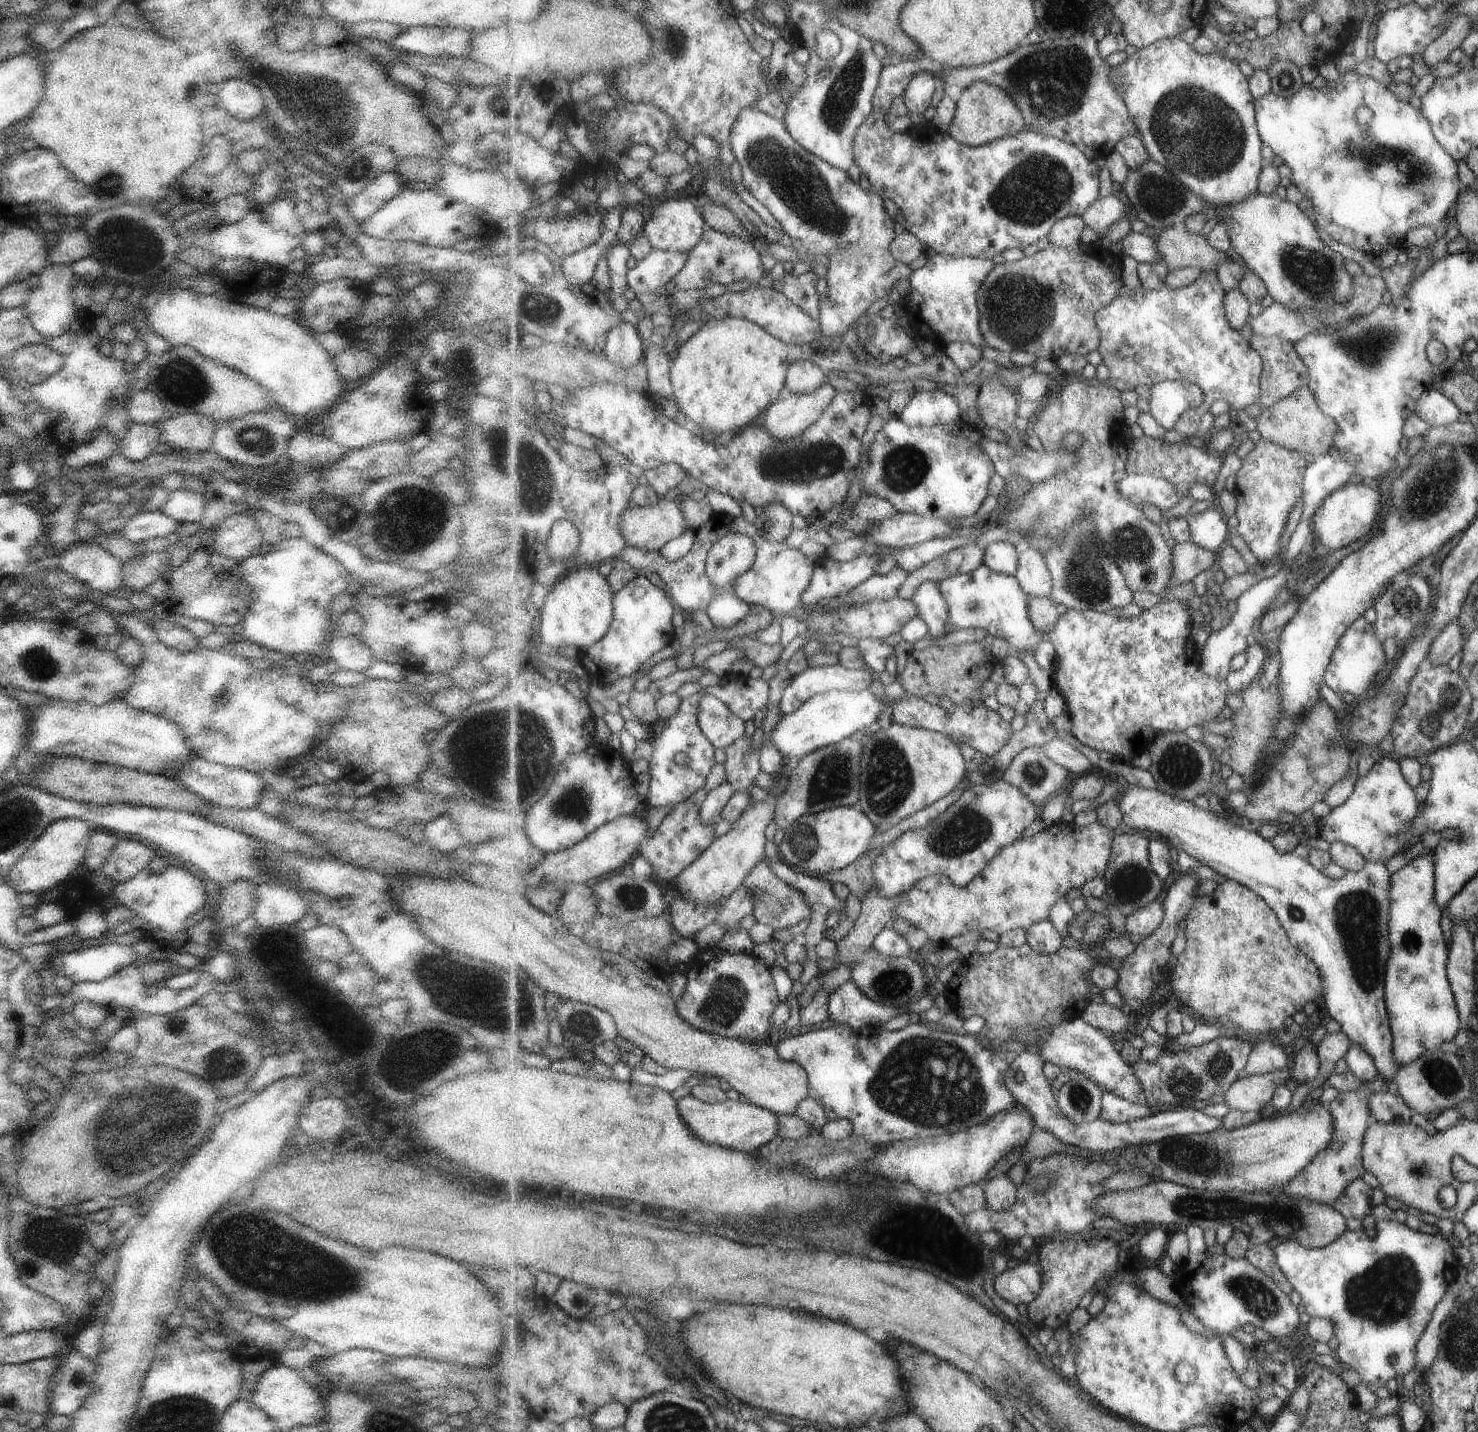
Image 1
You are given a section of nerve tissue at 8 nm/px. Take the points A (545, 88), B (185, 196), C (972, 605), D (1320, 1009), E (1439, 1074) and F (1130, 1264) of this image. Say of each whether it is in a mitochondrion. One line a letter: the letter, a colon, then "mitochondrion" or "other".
A: other
B: other
C: mitochondrion
D: other
E: mitochondrion
F: other

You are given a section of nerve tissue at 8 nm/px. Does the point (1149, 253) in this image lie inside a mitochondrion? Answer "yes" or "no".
no

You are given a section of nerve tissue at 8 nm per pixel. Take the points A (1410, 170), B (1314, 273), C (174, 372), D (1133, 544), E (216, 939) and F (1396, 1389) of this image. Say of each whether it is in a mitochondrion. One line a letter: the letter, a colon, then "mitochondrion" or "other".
A: mitochondrion
B: mitochondrion
C: mitochondrion
D: mitochondrion
E: other
F: other

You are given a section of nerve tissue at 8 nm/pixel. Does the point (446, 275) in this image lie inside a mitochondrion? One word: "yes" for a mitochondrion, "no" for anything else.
no

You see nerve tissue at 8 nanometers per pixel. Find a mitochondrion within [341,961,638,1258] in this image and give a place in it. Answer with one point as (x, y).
(431, 1049)

